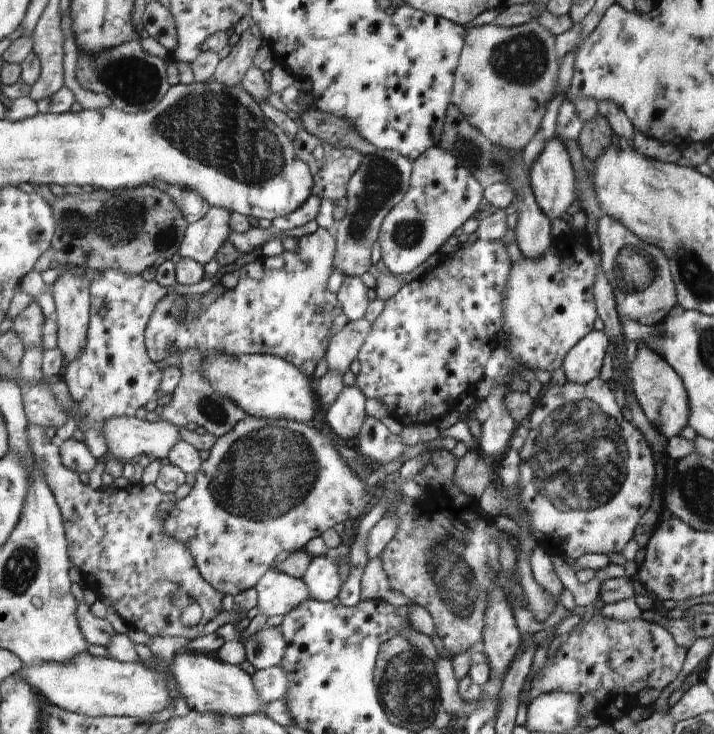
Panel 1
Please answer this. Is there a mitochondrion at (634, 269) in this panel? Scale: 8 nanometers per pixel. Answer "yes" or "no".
yes

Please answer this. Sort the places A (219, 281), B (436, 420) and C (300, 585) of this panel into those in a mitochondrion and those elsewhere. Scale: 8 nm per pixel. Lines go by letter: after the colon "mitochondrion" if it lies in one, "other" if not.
A: other
B: other
C: other

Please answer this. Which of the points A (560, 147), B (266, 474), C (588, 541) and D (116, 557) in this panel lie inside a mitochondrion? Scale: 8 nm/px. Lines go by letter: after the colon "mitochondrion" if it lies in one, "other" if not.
A: other
B: mitochondrion
C: other
D: other

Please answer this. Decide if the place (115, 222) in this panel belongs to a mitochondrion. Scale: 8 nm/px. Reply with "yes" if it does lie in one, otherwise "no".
yes

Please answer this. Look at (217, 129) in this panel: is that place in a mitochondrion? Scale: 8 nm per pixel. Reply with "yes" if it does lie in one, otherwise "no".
yes

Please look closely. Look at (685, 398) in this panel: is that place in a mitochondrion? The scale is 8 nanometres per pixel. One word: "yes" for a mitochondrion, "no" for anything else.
no

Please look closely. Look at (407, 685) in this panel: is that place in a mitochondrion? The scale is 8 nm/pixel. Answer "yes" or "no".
yes

